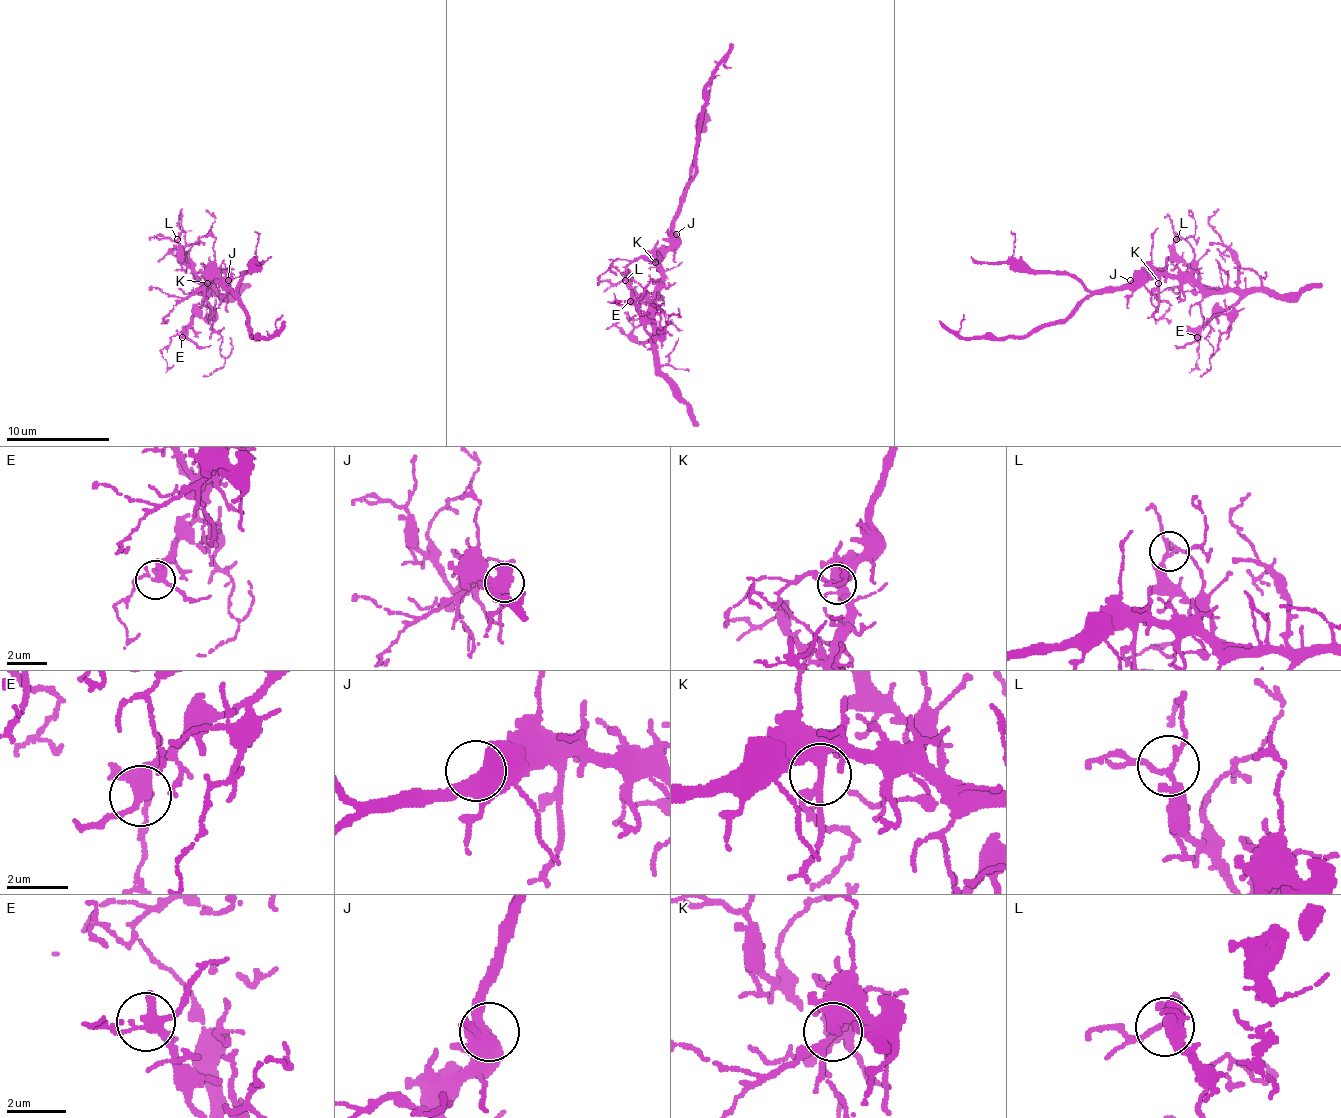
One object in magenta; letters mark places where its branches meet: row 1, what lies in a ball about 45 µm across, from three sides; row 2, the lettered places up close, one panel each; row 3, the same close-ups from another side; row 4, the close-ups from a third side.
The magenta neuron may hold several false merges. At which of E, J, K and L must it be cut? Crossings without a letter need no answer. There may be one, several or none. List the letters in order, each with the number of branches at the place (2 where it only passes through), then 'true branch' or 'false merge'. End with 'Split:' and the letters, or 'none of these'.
E: branches 4; true branch
J: branches 4; true branch
K: branches 3; true branch
L: branches 4; true branch
Split: none of these

